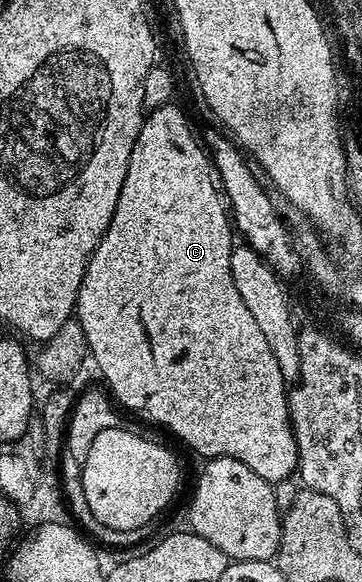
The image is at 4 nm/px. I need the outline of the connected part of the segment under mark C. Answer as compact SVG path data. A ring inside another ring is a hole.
M176 104L160 106L151 111L140 125L136 143L130 152L126 180L118 196L118 208L98 248L88 257L88 267L84 273L82 288L78 292L74 318L80 323L86 336L91 361L96 361L96 366L104 377L103 385L125 411L141 410L150 421L165 426L174 437L181 438L194 453L201 454L201 459L233 458L246 464L246 468L258 472L262 480L275 484L297 473L298 448L296 438L292 435L292 421L288 415L288 390L282 372L278 372L278 360L274 360L274 352L270 352L270 344L266 344L266 336L262 336L254 316L250 316L250 308L246 308L242 295L234 285L234 276L230 276L230 256L234 245L232 236L234 237L234 230L230 225L230 214L218 189L213 165L205 147L198 141L197 135L196 138L192 135L187 116Z

